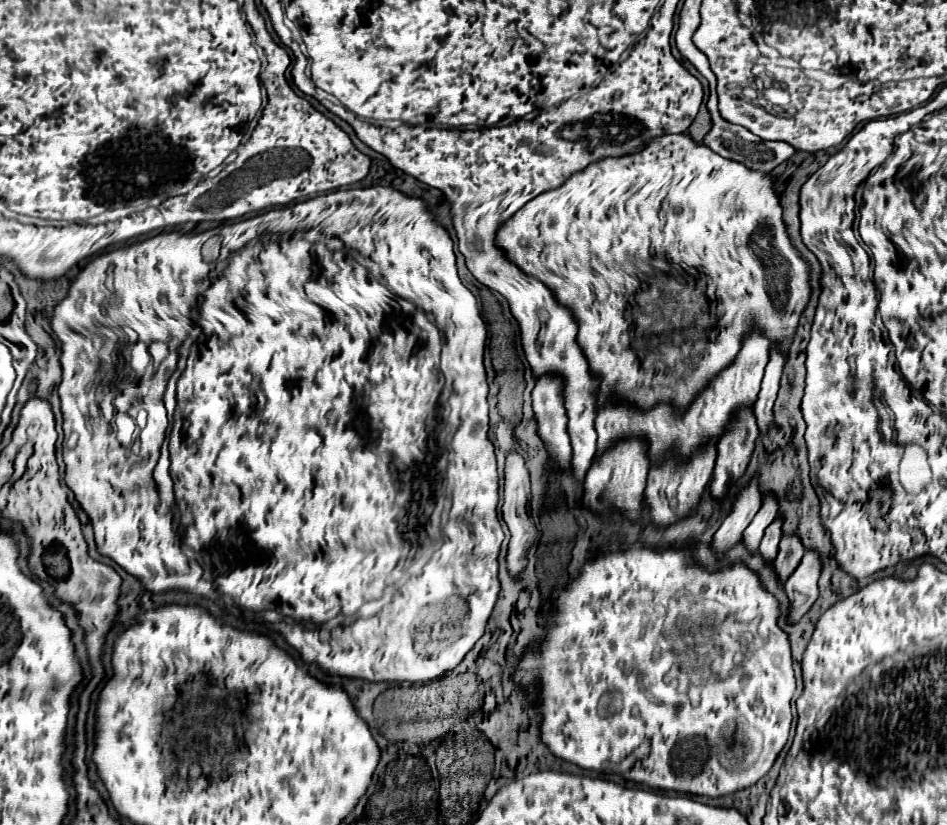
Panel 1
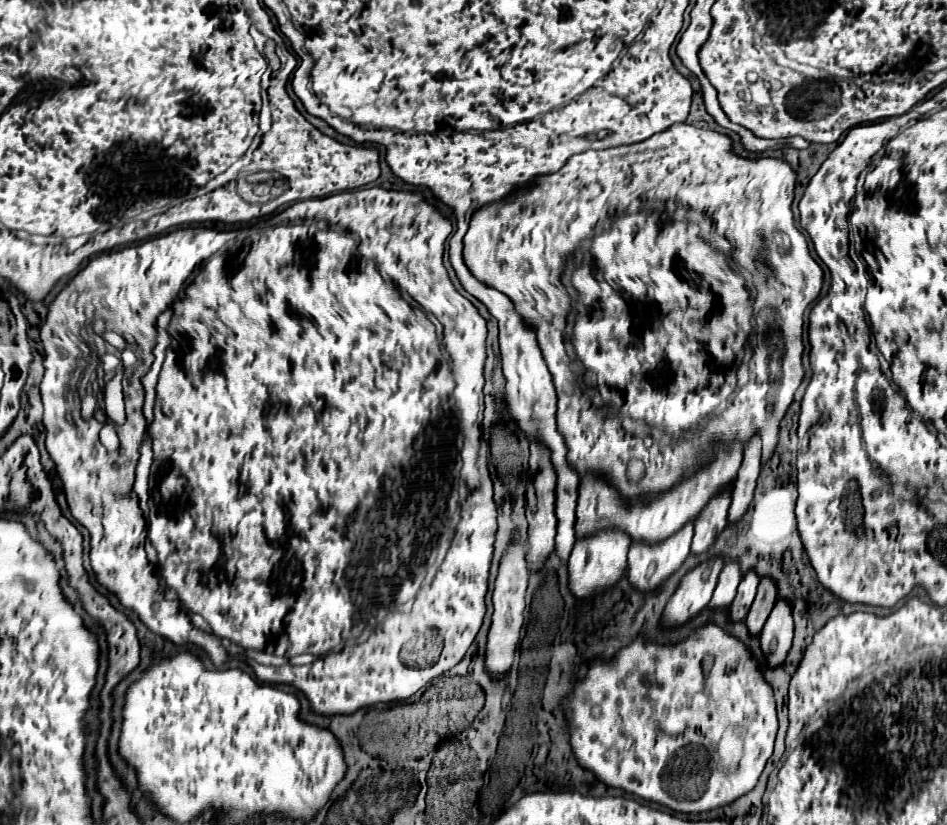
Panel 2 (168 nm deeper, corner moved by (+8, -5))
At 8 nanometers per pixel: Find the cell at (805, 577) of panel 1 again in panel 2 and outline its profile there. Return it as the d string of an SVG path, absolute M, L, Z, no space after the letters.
M778 598L774 610L770 612L764 628L762 628L762 650L768 654L770 666L782 664L786 658L792 636L794 636L794 618L792 618L792 600L790 598Z

